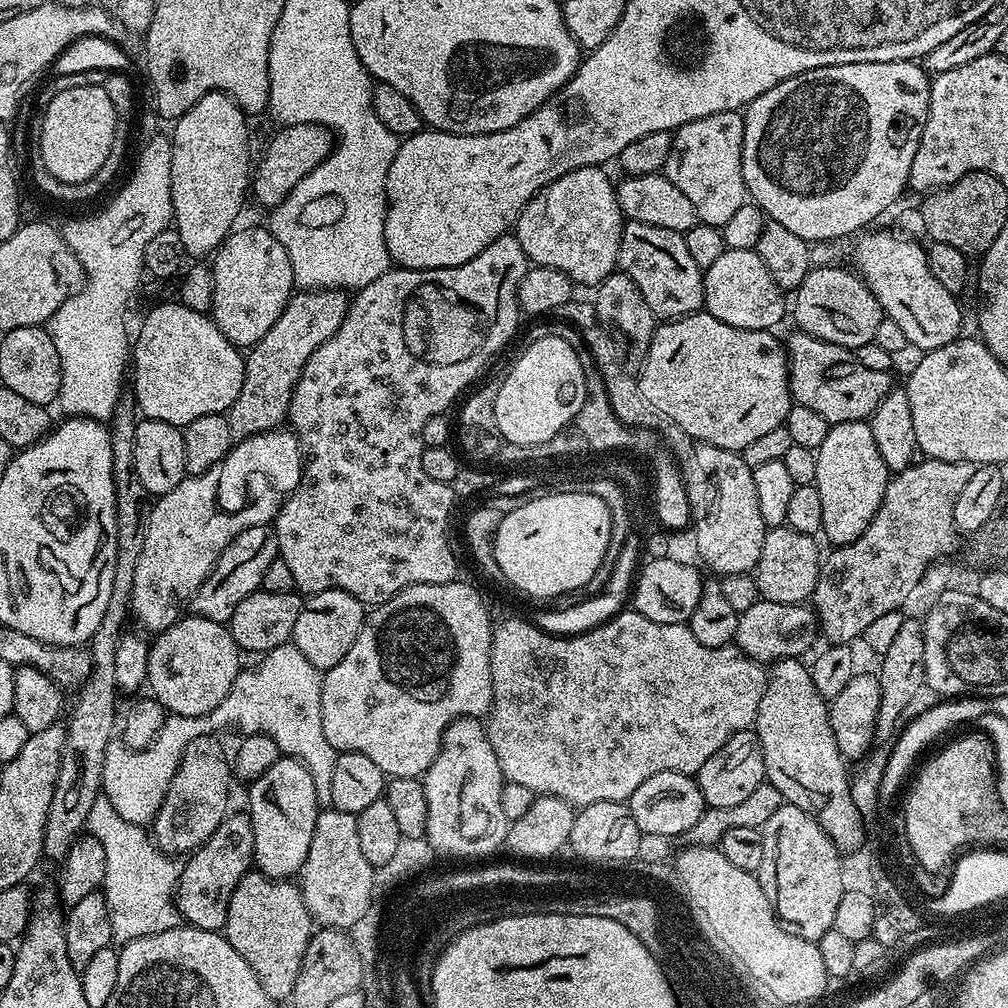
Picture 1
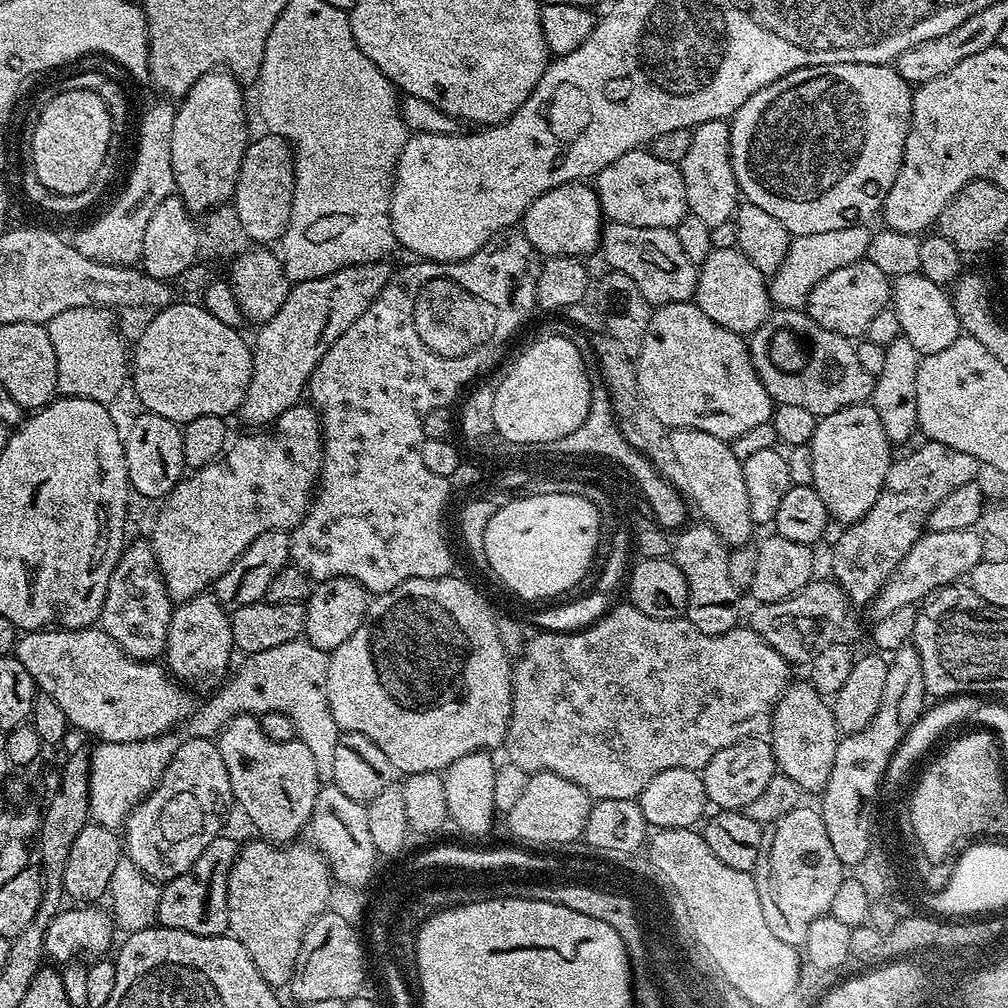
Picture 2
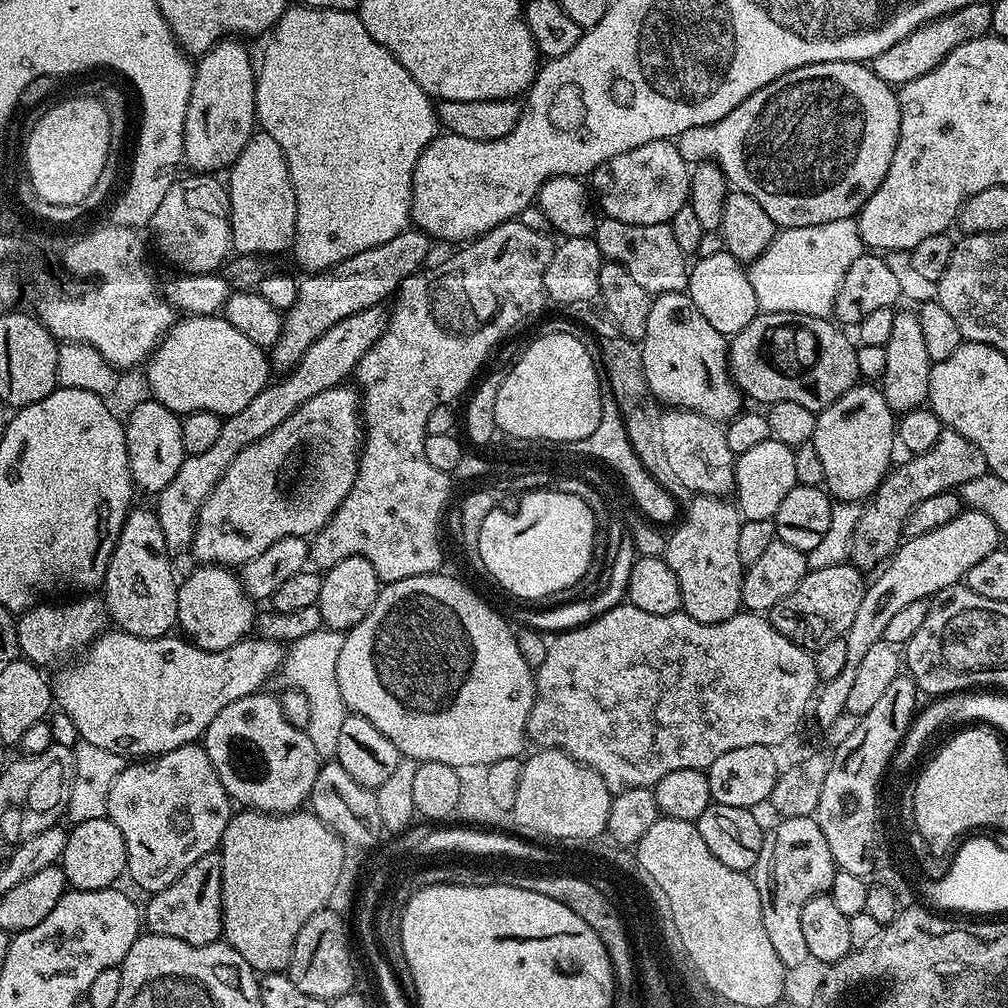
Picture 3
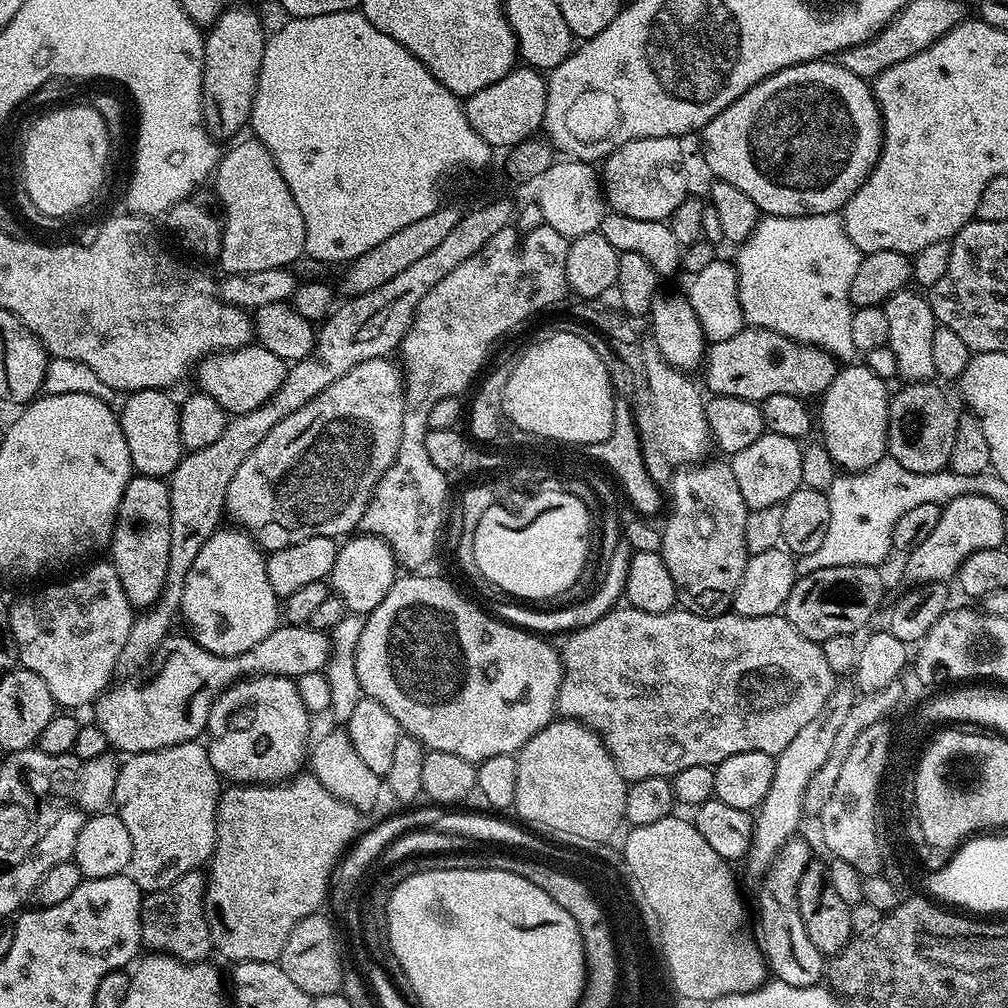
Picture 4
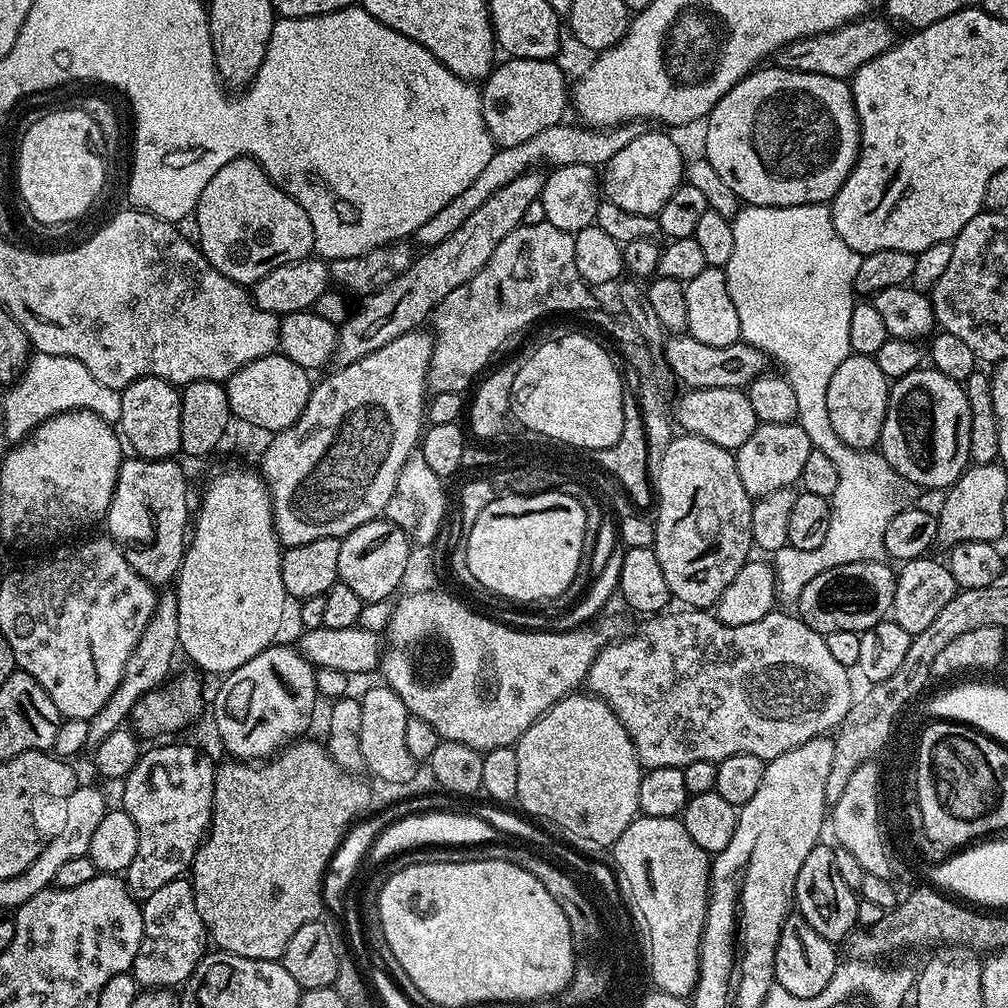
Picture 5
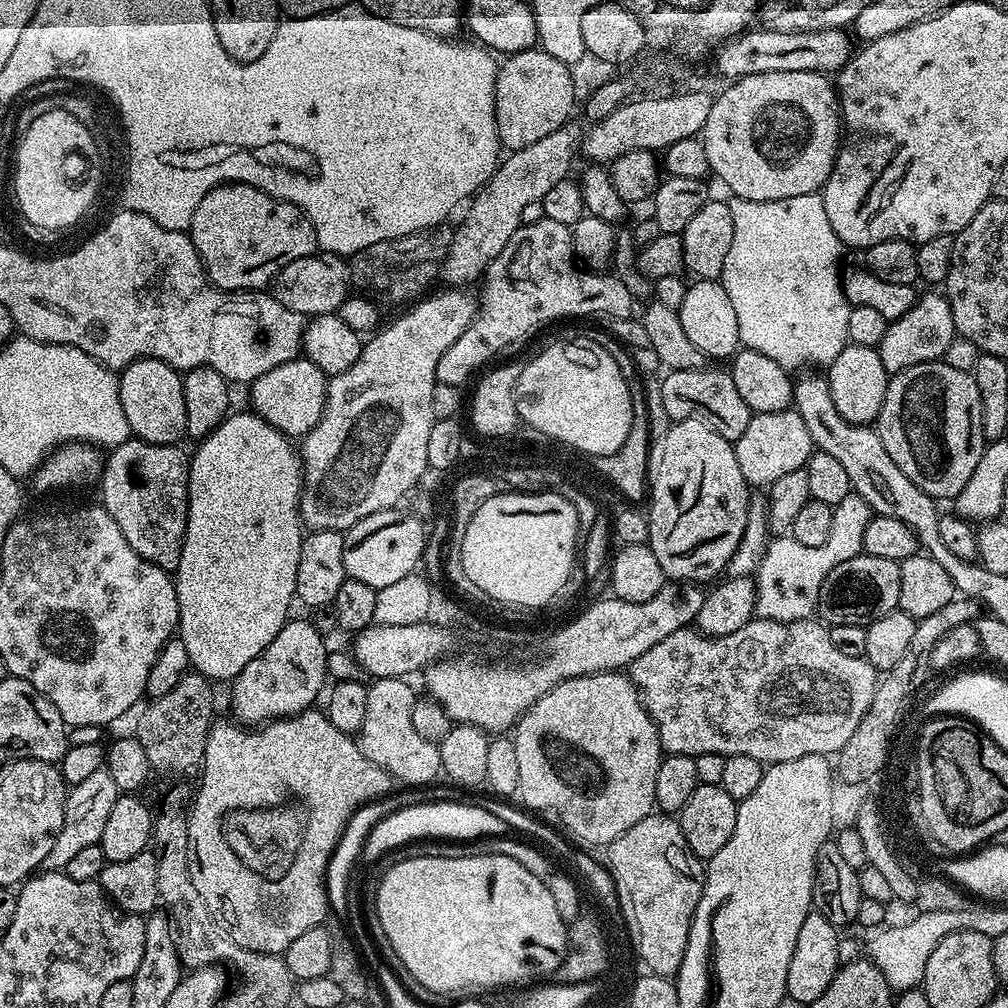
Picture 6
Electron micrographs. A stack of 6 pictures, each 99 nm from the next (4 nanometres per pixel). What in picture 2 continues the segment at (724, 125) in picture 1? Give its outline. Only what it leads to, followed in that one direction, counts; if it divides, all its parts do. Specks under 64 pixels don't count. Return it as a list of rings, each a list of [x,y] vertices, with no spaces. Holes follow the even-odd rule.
[[[727,119],[702,122],[691,129],[690,148],[678,167],[685,180],[688,212],[702,218],[709,228],[718,226],[718,222],[732,220],[736,215],[740,187],[736,184],[736,175],[732,169],[732,133]]]

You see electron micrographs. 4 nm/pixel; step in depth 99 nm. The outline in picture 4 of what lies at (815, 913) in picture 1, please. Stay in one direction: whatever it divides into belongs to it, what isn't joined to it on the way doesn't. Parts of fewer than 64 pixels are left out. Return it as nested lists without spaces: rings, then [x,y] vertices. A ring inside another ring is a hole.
[[[790,838],[780,853],[774,857],[767,872],[763,873],[760,884],[760,936],[758,943],[763,951],[764,959],[775,979],[788,983],[792,987],[810,987],[819,985],[826,976],[826,957],[818,951],[814,942],[810,942],[810,934],[806,934],[806,926],[802,926],[802,914],[798,910],[798,886],[808,872],[808,865],[813,863],[812,848],[801,838]]]

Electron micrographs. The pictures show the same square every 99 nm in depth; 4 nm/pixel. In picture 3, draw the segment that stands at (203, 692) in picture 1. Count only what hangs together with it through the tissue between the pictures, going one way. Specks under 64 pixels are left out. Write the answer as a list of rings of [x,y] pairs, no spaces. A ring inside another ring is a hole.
[[[214,564],[196,566],[196,569],[185,580],[183,577],[179,581],[176,589],[176,601],[178,602],[176,622],[179,631],[198,647],[205,648],[211,652],[221,652],[226,650],[226,646],[234,646],[239,640],[245,639],[253,631],[254,621],[258,616],[257,609],[252,609],[254,607],[253,601],[244,590],[241,577],[237,573],[235,576],[232,572],[235,571],[228,566]]]

